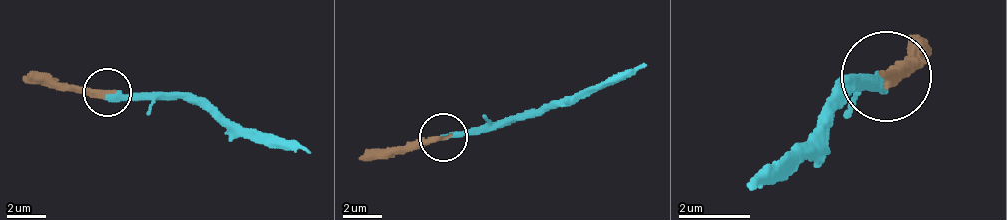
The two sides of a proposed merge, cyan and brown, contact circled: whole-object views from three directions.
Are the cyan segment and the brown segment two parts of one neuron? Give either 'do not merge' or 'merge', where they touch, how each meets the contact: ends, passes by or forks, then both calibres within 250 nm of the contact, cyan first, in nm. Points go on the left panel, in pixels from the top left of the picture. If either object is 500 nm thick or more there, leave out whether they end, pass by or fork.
merge; at (107, 92); cyan ends there; brown ends there; 340 nm thick on the cyan side, 320 nm on the other

